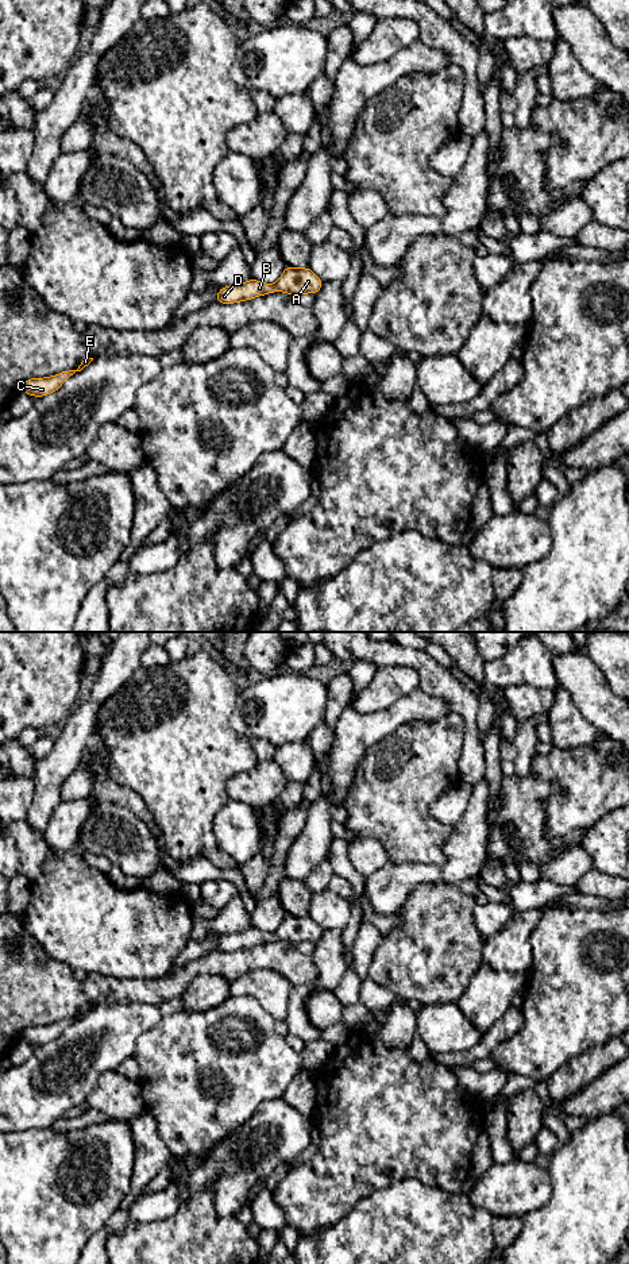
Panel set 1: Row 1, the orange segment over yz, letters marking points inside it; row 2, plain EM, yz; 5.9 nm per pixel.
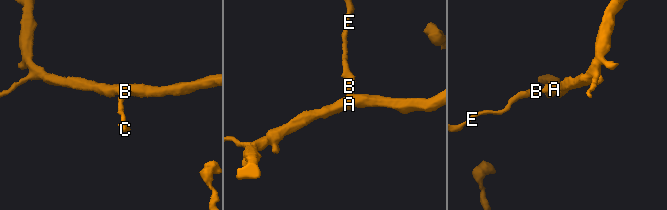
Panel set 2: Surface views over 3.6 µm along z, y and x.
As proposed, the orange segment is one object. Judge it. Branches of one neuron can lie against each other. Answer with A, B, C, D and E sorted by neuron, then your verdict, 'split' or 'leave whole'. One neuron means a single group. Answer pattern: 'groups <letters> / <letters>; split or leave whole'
groups A / B C D E; split

